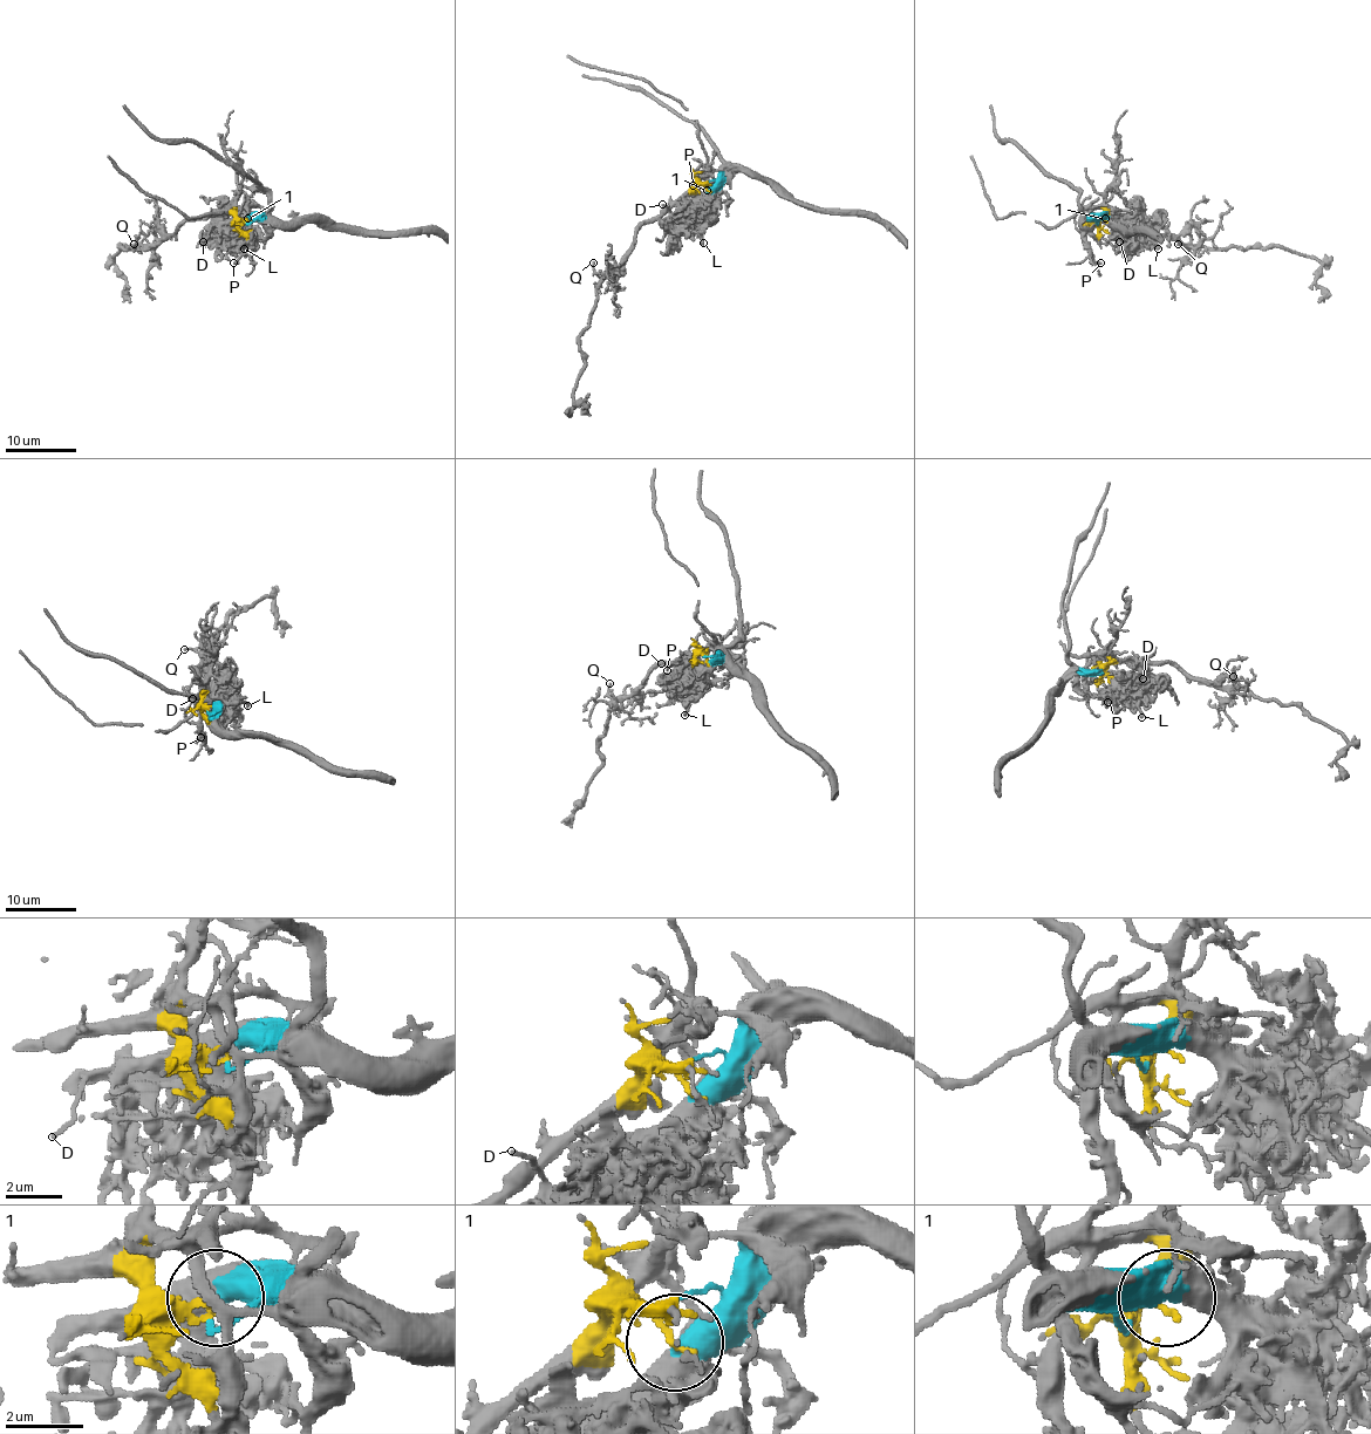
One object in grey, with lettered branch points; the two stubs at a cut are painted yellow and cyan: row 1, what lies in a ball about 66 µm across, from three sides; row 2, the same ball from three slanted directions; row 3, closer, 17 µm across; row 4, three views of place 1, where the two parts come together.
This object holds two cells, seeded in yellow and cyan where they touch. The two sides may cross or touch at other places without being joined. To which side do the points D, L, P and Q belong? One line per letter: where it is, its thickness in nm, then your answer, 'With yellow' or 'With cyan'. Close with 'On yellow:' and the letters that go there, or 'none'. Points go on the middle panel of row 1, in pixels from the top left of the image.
D: Place: (662, 204). Thickness 120 nm. With cyan
L: Place: (703, 243). Thickness 200 nm. With cyan
P: Place: (693, 185). Thickness 150 nm. With yellow
Q: Place: (593, 263). Thickness 130 nm. With yellow
On yellow: P, Q

